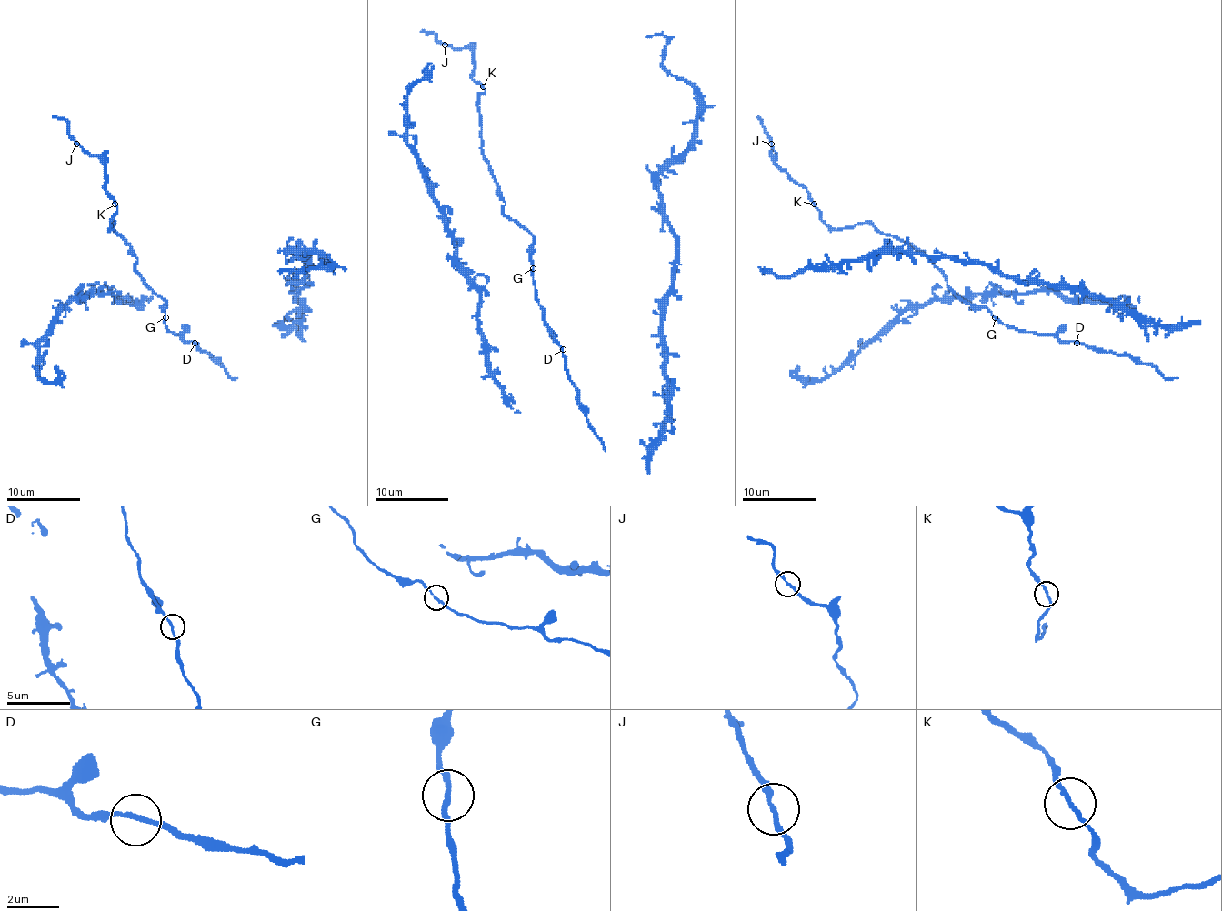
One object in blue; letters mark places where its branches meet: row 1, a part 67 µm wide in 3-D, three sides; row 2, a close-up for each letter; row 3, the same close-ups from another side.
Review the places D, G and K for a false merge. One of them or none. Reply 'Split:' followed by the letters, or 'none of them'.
Split: none of them

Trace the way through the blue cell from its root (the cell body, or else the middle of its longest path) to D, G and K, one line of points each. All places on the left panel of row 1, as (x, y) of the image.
D: (225, 369), (195, 343)
G: (225, 369), (193, 341), (185, 341), (178, 334), (169, 332), (165, 317)
K: (225, 369), (193, 341), (167, 330), (165, 302), (135, 269), (137, 260), (114, 223), (110, 230), (115, 205)

